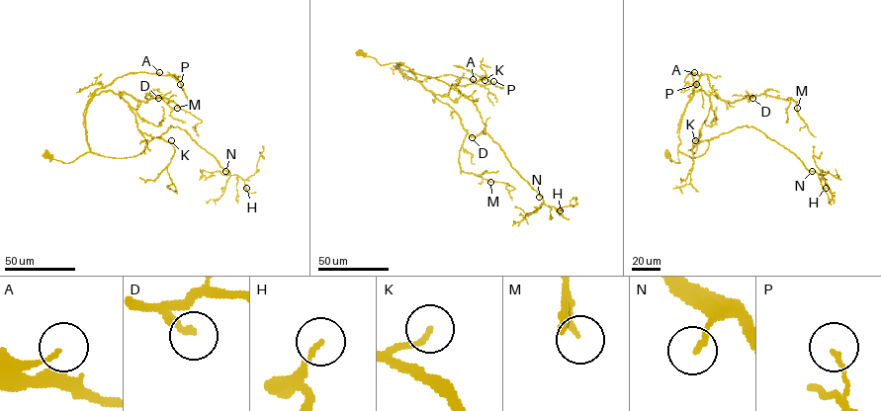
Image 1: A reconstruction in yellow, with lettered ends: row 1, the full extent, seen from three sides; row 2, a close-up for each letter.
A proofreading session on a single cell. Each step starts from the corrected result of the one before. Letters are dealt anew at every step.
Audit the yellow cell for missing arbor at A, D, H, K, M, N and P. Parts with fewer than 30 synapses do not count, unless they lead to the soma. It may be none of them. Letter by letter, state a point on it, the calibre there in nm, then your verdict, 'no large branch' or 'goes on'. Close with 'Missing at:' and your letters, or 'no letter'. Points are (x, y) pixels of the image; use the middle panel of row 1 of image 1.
A: at (473, 79); 110 nm thick; no large branch
D: at (472, 137); 180 nm thick; no large branch
H: at (560, 210); 140 nm thick; no large branch
K: at (484, 80); 160 nm thick; no large branch
M: at (490, 182); 130 nm thick; no large branch
N: at (539, 197); 140 nm thick; goes on
P: at (493, 81); 110 nm thick; no large branch
Missing at: N

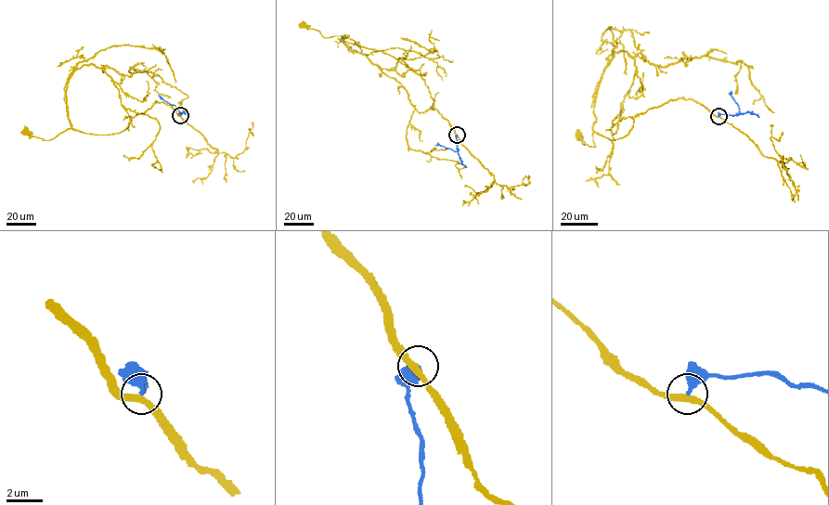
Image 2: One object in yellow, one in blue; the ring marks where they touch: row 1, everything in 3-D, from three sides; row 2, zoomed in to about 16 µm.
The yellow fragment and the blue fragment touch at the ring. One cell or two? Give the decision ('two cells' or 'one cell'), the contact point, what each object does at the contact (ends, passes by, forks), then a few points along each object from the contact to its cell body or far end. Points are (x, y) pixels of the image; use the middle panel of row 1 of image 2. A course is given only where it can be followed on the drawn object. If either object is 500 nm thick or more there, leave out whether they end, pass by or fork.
one cell; place (457, 135); yellow passes by; blue ends; course yellow (457, 135), (433, 107), (425, 81), (413, 70), (388, 54), (360, 46), (348, 36), (325, 37), (304, 24); course blue (457, 135), (458, 151), (435, 145)

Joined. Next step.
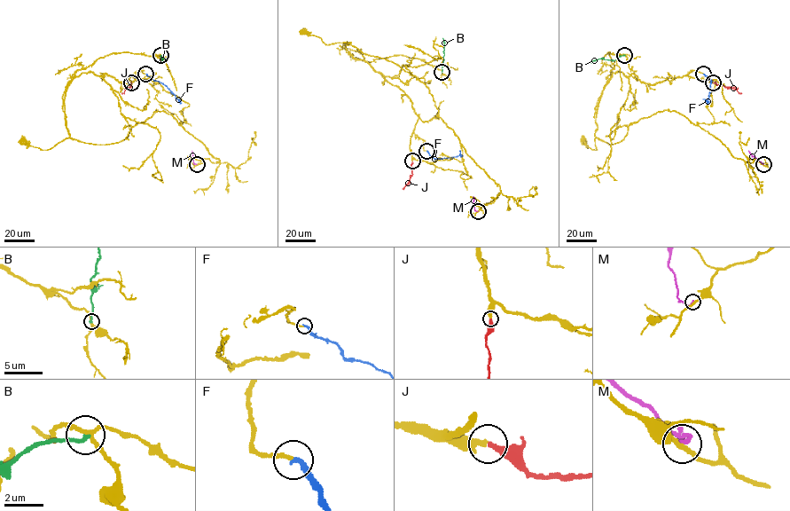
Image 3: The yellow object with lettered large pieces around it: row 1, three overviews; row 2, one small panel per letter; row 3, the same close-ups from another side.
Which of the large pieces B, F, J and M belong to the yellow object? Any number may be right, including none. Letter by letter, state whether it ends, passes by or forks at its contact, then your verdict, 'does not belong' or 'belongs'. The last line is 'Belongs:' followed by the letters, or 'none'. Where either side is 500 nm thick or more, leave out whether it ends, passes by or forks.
B: it ends; does not belong
F: it ends; belongs
J: it ends; belongs
M: it ends; does not belong
Belongs: F, J

